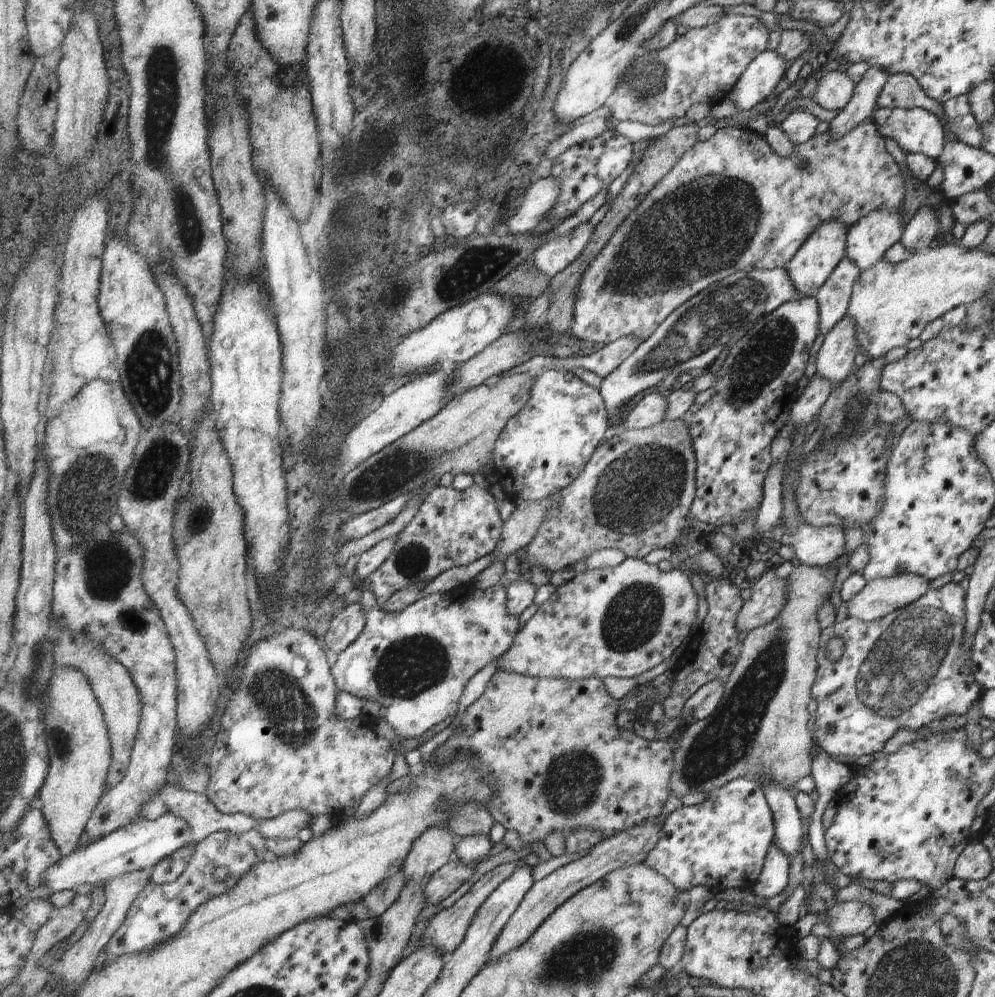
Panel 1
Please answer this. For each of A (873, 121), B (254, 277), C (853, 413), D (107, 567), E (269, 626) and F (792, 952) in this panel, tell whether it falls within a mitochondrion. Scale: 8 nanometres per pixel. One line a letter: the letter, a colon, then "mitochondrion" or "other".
A: other
B: other
C: mitochondrion
D: mitochondrion
E: other
F: other

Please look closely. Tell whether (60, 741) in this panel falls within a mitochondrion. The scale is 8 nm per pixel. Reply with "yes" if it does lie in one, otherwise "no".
yes

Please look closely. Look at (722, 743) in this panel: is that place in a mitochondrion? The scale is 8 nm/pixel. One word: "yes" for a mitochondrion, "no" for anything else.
yes

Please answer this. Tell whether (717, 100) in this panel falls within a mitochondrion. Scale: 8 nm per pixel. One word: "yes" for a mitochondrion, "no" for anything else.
no

